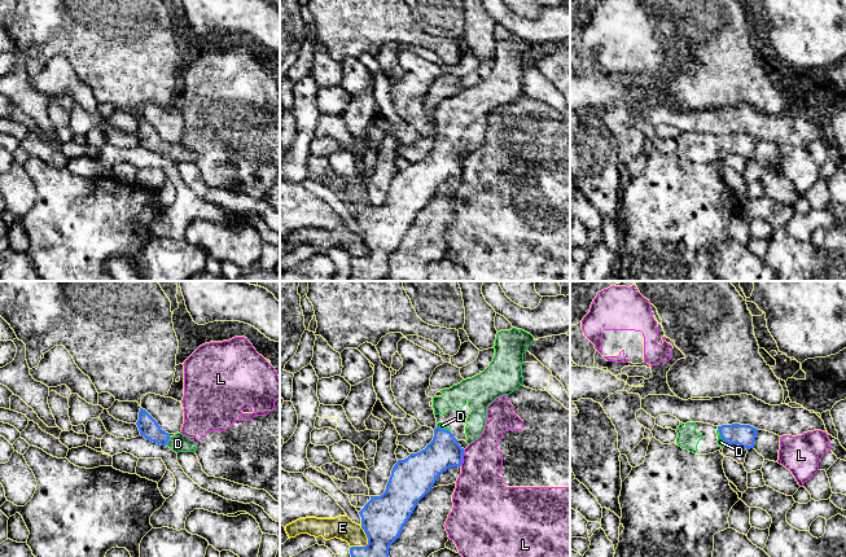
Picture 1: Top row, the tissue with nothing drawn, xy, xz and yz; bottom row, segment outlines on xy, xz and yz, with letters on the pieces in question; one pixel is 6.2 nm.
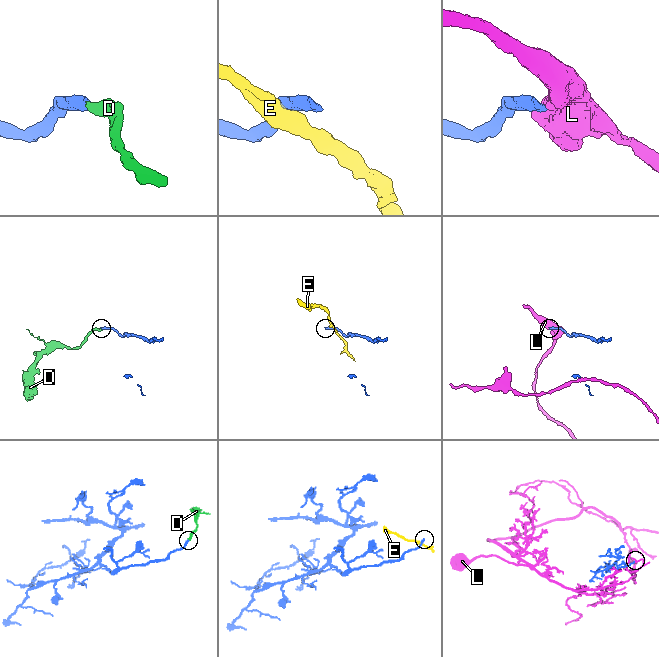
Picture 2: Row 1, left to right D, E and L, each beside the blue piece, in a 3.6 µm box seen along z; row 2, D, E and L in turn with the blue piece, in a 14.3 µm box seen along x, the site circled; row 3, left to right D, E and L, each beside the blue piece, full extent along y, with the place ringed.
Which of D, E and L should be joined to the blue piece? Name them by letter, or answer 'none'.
D

